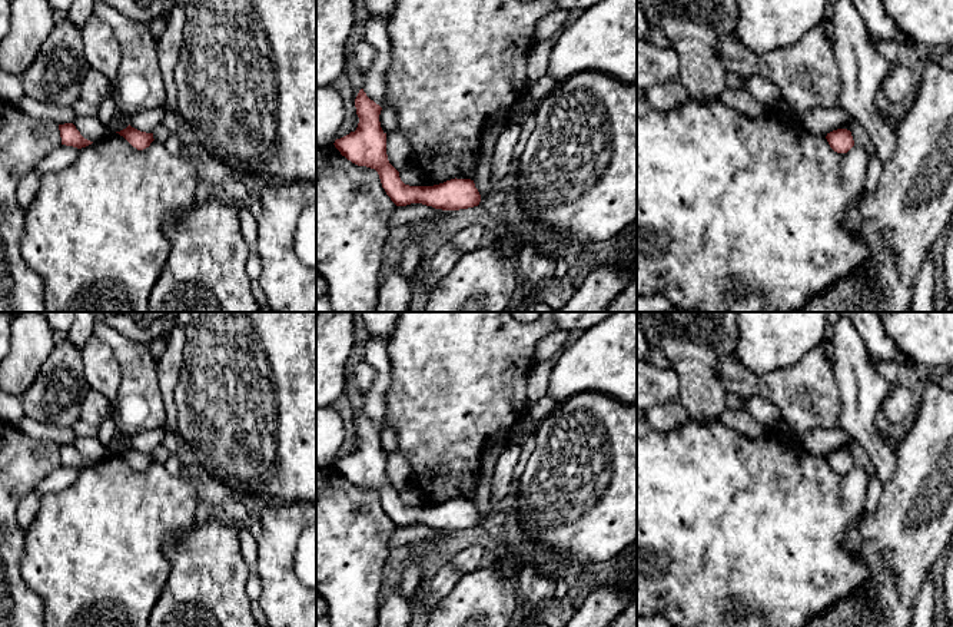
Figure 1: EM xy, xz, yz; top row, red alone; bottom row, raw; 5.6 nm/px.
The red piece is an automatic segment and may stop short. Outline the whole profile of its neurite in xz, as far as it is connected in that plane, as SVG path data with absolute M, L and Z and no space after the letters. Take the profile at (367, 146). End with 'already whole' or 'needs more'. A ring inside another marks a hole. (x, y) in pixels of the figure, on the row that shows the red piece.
M363 89L355 99L359 123L355 132L336 139L335 147L358 166L375 169L382 188L396 206L422 203L442 210L478 206L481 195L471 179L451 179L434 186L405 185L386 155L386 133L381 127L382 107L371 100Z; already whole

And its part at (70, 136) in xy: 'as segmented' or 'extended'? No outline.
as segmented

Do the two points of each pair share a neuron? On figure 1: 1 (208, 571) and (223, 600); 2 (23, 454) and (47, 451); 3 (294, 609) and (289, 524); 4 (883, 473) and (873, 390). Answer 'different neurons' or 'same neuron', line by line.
1: same neuron
2: same neuron
3: same neuron
4: same neuron

